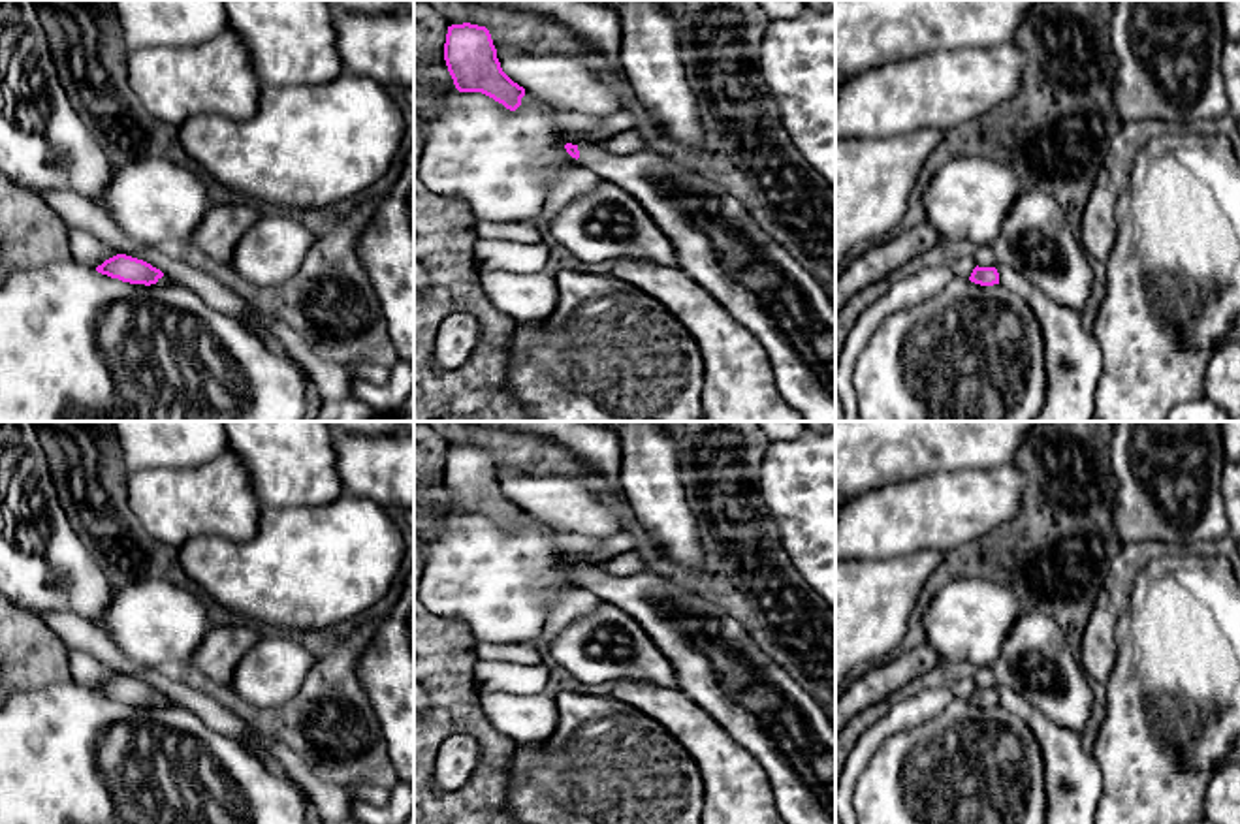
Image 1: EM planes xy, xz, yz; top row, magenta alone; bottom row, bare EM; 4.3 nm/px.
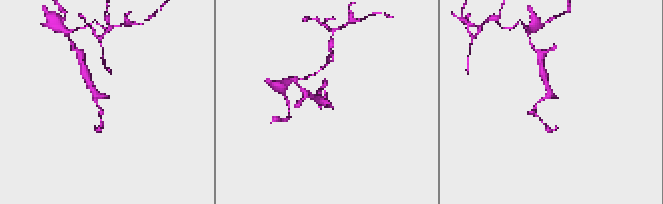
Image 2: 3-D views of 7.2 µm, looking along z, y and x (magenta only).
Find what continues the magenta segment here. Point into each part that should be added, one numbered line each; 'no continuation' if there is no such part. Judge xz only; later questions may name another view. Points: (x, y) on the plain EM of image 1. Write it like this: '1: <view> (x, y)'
1: xz (717, 665)

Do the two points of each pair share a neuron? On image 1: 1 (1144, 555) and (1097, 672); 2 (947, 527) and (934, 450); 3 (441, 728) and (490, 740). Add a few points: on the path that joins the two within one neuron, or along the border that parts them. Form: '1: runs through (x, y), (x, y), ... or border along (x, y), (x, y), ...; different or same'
1: runs through (1118, 584), (1101, 621), (1099, 642); same
2: border along (981, 467), (941, 469), (894, 482); different
3: runs through (452, 725), (475, 725), (478, 728); same

